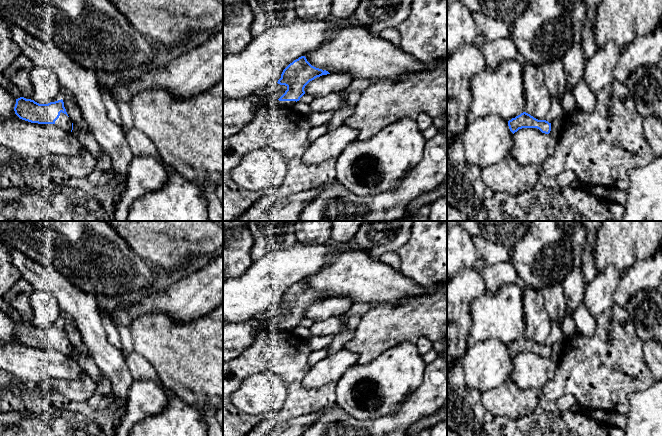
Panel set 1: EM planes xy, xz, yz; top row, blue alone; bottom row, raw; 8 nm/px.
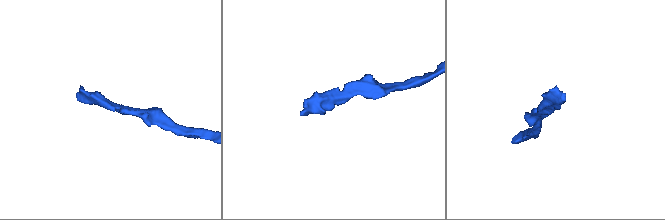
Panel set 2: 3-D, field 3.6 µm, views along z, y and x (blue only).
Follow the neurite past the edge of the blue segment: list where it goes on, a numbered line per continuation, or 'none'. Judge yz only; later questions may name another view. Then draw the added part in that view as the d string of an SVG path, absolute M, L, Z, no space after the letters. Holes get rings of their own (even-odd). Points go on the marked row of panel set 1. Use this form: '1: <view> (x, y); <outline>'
none

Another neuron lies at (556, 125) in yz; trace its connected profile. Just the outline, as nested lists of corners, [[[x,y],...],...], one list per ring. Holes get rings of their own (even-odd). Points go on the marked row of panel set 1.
[[[557,117],[551,122],[550,134],[556,140],[559,140],[560,137],[562,129],[562,121],[563,121],[562,117]]]

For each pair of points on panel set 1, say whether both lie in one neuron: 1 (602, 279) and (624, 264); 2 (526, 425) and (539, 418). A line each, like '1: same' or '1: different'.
1: different
2: same

